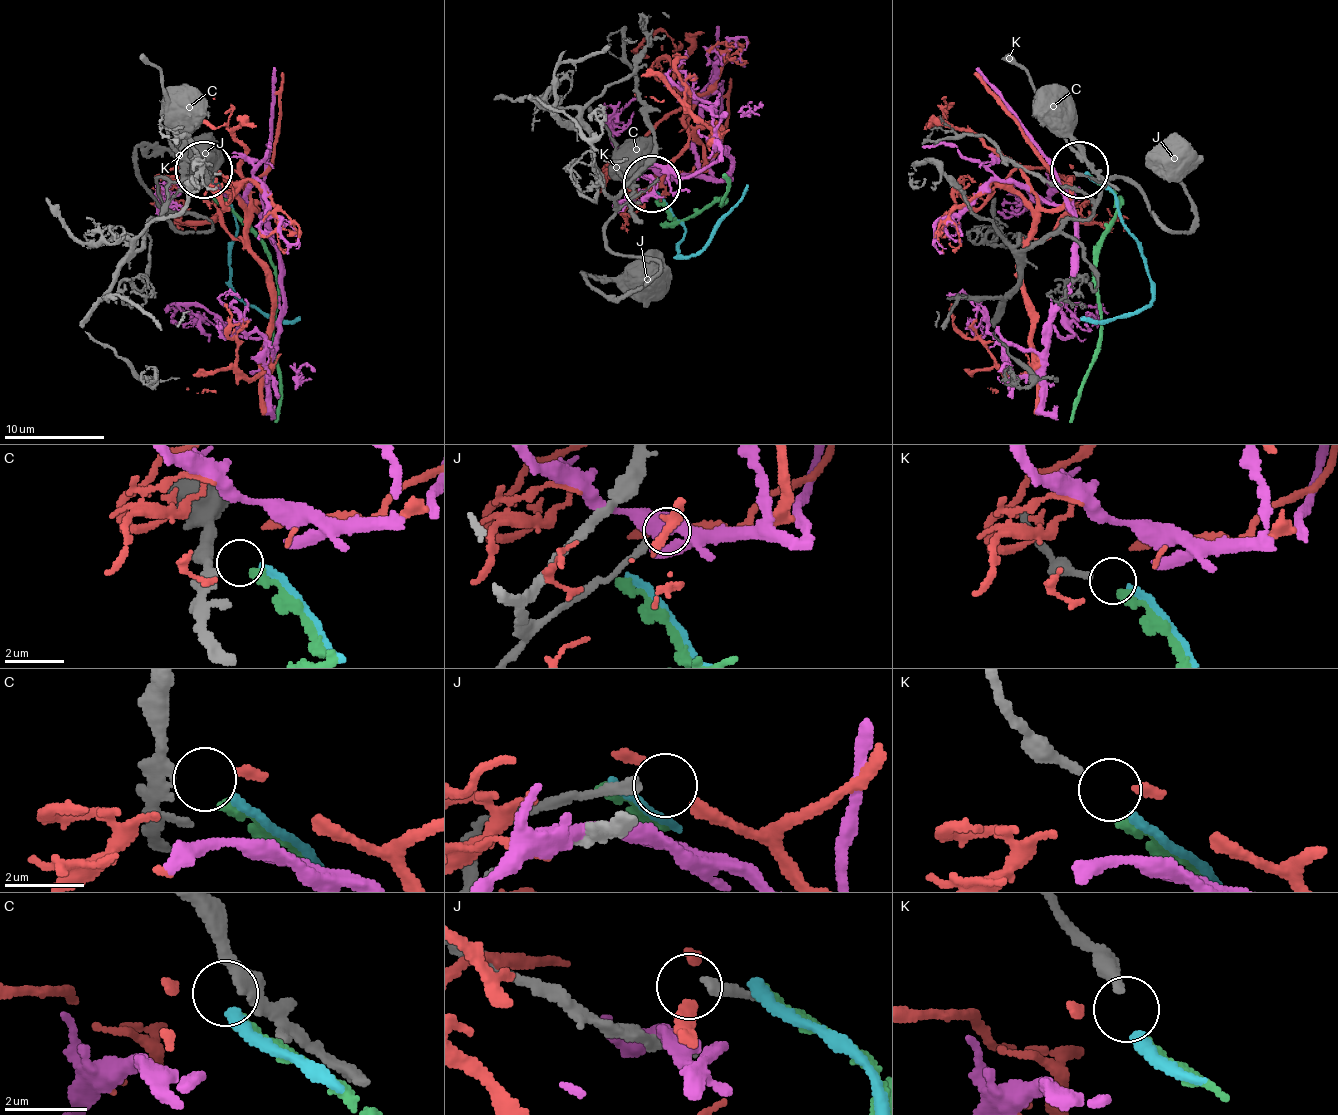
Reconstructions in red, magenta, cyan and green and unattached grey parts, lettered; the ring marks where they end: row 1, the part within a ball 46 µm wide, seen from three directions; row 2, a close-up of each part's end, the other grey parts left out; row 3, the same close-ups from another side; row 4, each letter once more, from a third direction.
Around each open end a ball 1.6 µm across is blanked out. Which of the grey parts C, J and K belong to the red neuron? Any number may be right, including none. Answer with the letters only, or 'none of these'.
none of these

